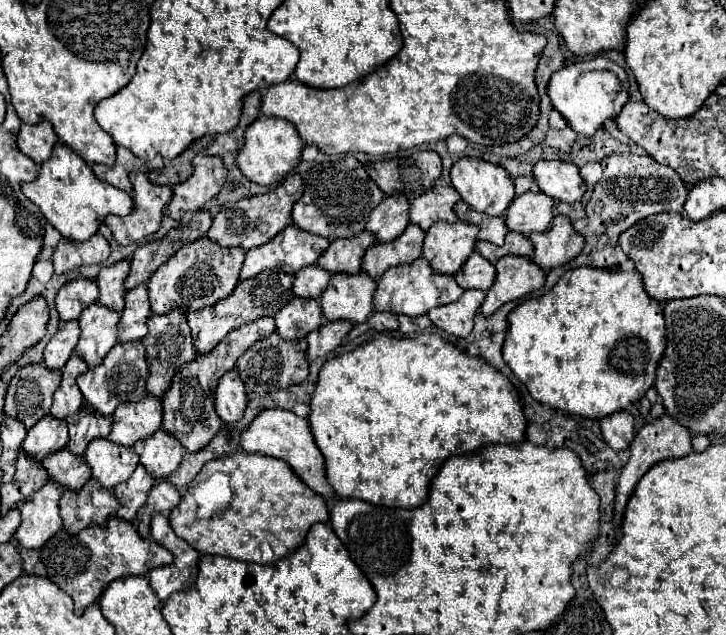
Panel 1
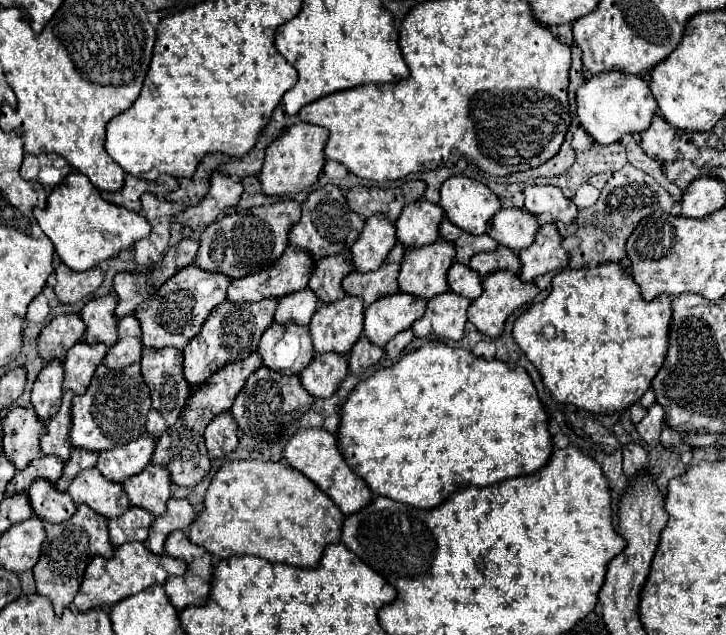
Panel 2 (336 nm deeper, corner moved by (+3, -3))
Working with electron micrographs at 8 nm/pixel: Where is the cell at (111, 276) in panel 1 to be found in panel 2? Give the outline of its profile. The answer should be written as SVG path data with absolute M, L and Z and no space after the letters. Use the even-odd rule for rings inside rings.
M113 292L101 298L93 298L85 304L85 308L81 310L81 318L87 324L85 342L89 344L103 342L105 346L117 342L117 318L113 314L115 304L117 296Z

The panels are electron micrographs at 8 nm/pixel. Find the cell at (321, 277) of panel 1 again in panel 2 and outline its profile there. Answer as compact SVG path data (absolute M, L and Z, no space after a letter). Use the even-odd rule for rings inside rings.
M309 288L299 290L297 294L287 294L285 298L279 300L279 306L275 312L275 322L279 322L279 324L295 322L295 324L307 326L311 322L311 316L317 310L317 304L319 304L317 296Z

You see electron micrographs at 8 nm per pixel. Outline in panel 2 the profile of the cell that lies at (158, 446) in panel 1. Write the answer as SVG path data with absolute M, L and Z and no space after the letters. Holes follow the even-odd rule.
M145 466L141 474L133 474L123 482L127 498L131 504L149 510L153 516L165 512L165 502L169 494L169 470L165 466Z

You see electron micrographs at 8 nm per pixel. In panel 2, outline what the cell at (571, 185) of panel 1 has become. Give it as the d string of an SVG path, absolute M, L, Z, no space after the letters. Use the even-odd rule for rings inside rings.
M527 186L523 194L525 194L525 210L535 216L549 214L553 216L553 220L569 224L575 220L579 212L573 200L567 198L563 190L557 186Z

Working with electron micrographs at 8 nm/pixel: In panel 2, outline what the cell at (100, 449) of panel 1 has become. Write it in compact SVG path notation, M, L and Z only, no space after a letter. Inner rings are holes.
M89 468L77 474L67 492L75 504L87 504L91 510L103 514L105 518L119 516L129 506L123 484L109 482L97 468Z

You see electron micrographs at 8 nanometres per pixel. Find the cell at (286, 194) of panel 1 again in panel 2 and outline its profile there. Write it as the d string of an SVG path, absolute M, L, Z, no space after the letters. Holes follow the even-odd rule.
M283 198L275 204L265 204L249 210L231 210L209 228L203 230L195 264L209 272L223 272L229 278L243 278L251 272L275 264L287 248L289 228L299 220L301 206L293 198Z

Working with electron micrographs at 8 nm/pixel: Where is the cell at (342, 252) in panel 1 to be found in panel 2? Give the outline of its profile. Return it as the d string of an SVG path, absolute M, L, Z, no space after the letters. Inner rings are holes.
M335 254L329 258L321 258L315 264L315 270L309 280L309 288L317 294L321 302L335 302L345 296L341 288L341 280L353 272L355 266L349 254Z

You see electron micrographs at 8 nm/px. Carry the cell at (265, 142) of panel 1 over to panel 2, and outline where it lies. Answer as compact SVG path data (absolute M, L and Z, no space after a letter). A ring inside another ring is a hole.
M297 122L291 126L285 126L285 130L281 132L279 138L273 140L273 144L267 146L265 152L265 162L259 174L259 182L261 182L261 190L267 196L291 196L297 194L301 190L305 190L307 186L315 184L321 168L325 164L325 142L327 142L329 132L321 126L315 124L305 124L305 122Z

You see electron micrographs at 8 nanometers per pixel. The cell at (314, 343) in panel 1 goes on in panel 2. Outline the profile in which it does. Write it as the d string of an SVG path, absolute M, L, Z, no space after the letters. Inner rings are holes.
M315 354L301 372L301 382L311 396L329 398L347 374L347 354Z

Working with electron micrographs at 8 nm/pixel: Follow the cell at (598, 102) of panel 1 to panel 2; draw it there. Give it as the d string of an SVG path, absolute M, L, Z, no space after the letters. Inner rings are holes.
M601 72L577 88L577 118L585 132L599 144L619 142L623 134L647 130L655 110L657 102L649 90L649 84L633 74Z

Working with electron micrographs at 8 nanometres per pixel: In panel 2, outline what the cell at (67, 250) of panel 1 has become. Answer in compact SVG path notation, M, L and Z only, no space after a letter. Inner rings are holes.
M61 264L55 270L55 274L57 274L55 294L59 302L79 302L87 294L95 292L103 282L103 270L99 266L87 272L73 272L65 264Z

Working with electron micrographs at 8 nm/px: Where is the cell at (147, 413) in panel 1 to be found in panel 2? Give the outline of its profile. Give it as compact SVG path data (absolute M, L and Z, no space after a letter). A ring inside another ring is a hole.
M141 434L141 438L115 446L113 450L101 450L97 470L115 482L123 482L125 478L139 474L149 462L153 454L155 438L151 434Z

